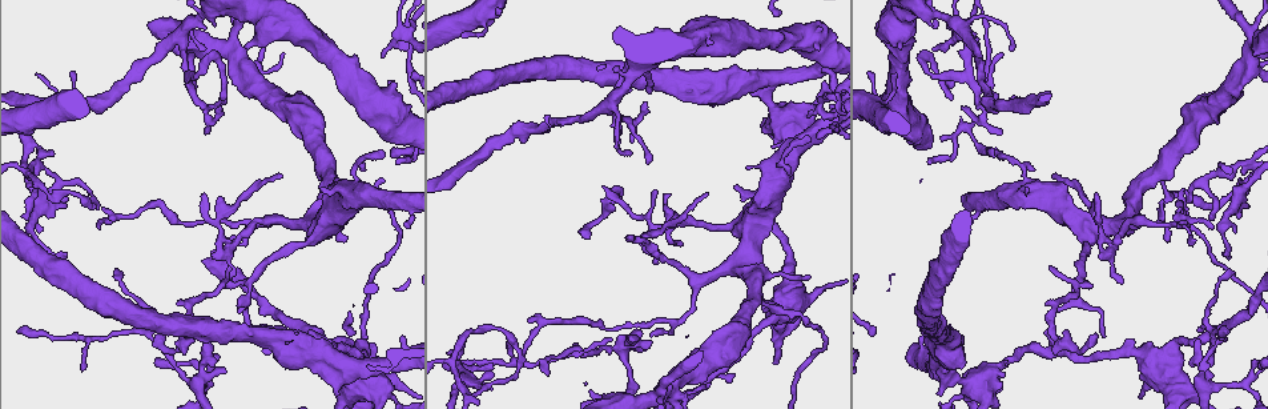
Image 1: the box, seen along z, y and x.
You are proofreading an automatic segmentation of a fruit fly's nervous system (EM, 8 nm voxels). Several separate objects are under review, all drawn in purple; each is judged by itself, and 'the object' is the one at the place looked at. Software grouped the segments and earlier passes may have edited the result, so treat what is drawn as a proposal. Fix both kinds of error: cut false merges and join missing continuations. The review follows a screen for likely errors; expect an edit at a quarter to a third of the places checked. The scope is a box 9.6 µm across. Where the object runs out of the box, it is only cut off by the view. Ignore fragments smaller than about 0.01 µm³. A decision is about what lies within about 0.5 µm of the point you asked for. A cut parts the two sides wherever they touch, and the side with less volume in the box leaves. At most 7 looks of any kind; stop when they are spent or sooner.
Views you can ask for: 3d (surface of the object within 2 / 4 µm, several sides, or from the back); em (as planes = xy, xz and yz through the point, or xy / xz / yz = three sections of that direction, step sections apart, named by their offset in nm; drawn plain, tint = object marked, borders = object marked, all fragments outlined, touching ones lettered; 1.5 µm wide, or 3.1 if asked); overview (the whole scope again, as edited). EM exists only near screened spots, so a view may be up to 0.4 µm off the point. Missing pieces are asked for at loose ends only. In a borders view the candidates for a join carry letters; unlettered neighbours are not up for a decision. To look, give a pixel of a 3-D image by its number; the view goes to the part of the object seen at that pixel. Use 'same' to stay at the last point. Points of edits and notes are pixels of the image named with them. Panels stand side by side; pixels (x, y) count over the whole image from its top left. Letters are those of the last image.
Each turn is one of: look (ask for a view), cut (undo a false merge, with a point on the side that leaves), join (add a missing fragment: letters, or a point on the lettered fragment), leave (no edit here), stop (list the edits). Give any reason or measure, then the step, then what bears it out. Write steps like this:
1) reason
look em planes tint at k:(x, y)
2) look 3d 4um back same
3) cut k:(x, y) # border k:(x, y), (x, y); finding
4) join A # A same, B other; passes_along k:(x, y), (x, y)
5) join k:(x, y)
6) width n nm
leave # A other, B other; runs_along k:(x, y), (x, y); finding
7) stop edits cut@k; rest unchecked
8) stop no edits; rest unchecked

thin end
look 3d 2um at 1:(963, 107)

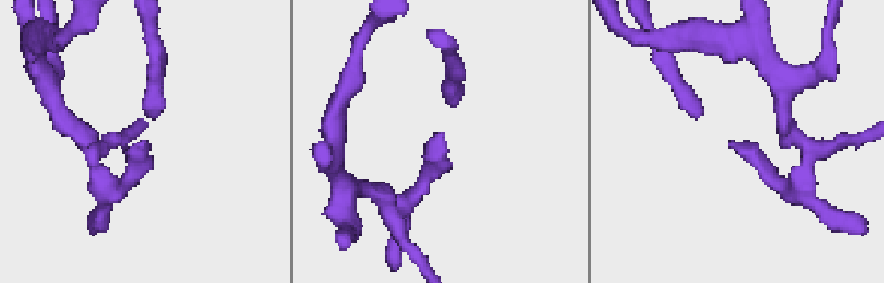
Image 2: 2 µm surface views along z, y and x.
look em yz step 8 tint at 2:(141, 143)

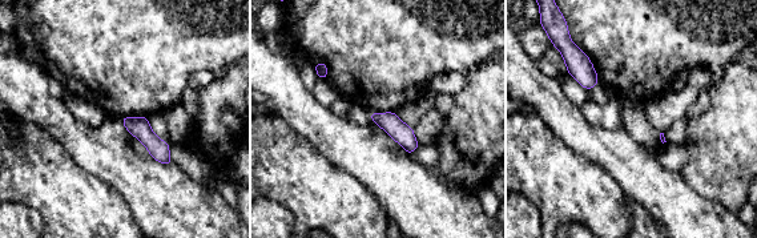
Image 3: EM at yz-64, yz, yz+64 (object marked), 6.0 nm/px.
cut it another way
look em planes borders same

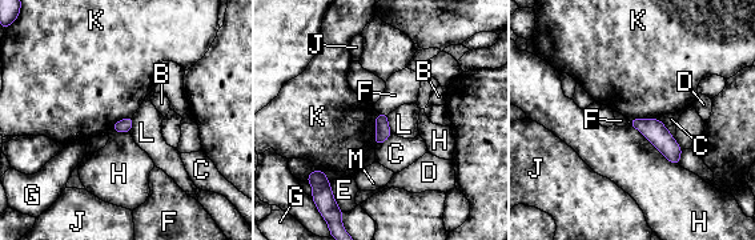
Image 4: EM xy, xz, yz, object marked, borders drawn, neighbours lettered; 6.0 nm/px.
width 80 nm
leave # B other, C other, D other, E other, F other, G other, H other, J other, K other, L other, M other; runs_along 4:(633, 122), (647, 127), (675, 160); none of them fits

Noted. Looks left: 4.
end of a long branch
look 3d 2um at 1:(398, 159)

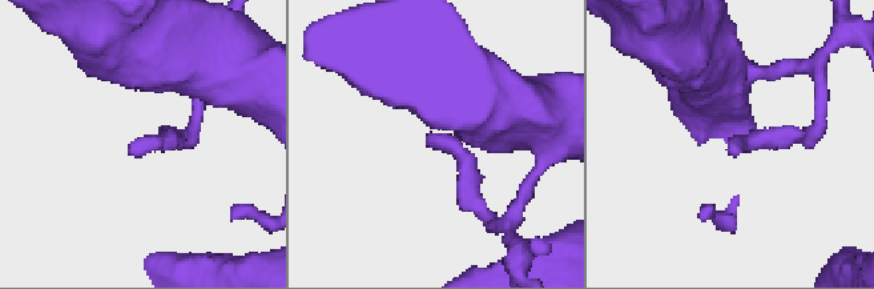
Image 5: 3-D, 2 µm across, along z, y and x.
look em yz step 4 borders at 5:(734, 147)

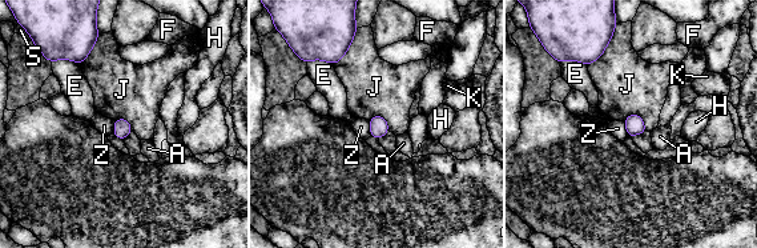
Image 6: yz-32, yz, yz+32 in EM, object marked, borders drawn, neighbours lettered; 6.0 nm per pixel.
cut it another way
look em planes borders same

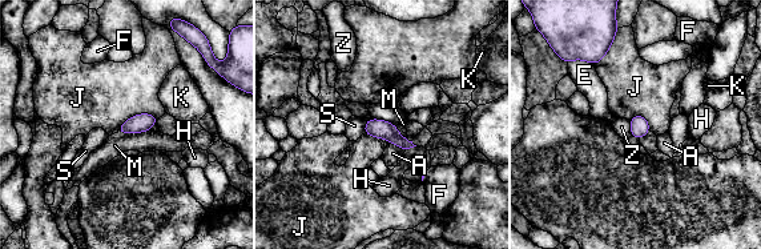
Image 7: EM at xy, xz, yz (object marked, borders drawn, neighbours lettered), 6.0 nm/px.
width 110 nm
leave # A other, E other, F other, H other, J other, K other, M other, S other, Z other; border 7:(149, 129), (133, 133), (117, 132); no lettered fragment goes on from it

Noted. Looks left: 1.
stop no edits; rest unchecked

